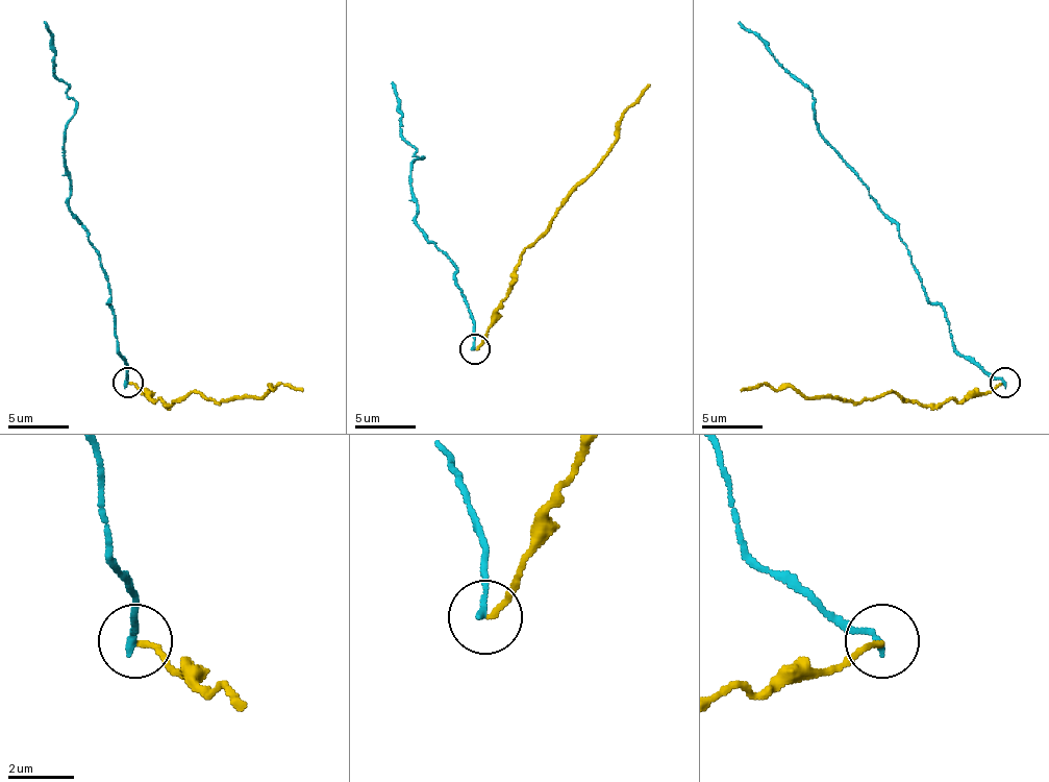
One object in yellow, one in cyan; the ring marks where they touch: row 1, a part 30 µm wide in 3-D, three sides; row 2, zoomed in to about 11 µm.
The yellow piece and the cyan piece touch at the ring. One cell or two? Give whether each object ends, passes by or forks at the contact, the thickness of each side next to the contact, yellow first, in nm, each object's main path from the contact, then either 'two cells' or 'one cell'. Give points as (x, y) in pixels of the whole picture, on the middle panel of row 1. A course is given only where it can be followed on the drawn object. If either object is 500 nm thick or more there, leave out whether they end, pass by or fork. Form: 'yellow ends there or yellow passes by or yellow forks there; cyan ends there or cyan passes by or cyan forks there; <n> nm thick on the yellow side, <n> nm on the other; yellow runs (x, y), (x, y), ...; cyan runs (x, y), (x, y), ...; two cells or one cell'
yellow ends there; cyan ends there; 150 nm thick on the yellow side, 220 nm on the other; yellow runs (475, 350), (488, 332), (515, 265), (539, 238), (560, 201), (608, 149), (618, 133), (621, 116), (648, 86); cyan runs (475, 350), (475, 328), (456, 271), (415, 222), (411, 168), (423, 159), (402, 137), (402, 110), (390, 82); two cells

